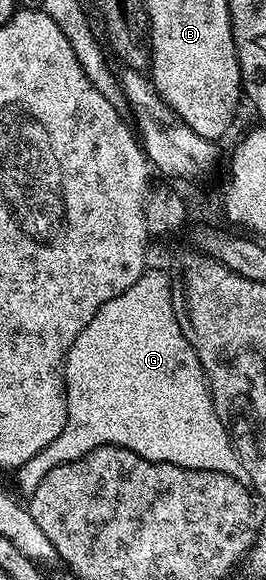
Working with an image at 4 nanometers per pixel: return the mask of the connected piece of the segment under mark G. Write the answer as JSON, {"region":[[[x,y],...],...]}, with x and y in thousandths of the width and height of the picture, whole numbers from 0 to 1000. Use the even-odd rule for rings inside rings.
{"region":[[[553,462],[526,481],[481,495],[481,502],[436,509],[436,516],[406,516],[406,522],[346,543],[346,557],[286,578],[286,591],[271,591],[248,614],[248,693],[256,716],[241,743],[226,743],[226,750],[150,778],[150,784],[120,784],[105,798],[60,810],[71,852],[128,850],[180,812],[271,798],[395,767],[477,774],[560,795],[647,798],[722,812],[838,816],[906,836],[940,836],[932,812],[917,812],[917,798],[902,798],[880,766],[865,762],[865,741],[812,716],[789,662],[774,659],[752,619],[737,605],[722,605],[722,591],[692,584],[692,571],[677,571],[647,529],[639,471],[628,466]]]}

